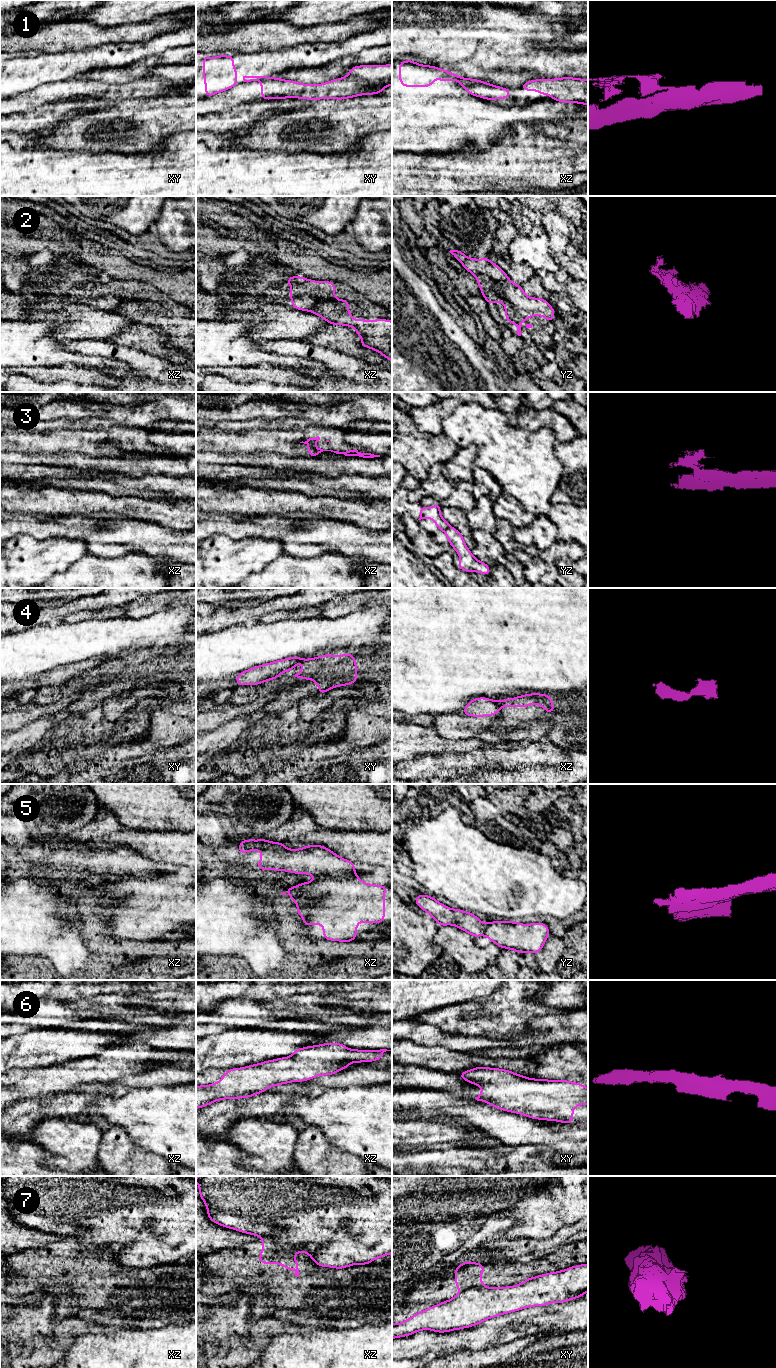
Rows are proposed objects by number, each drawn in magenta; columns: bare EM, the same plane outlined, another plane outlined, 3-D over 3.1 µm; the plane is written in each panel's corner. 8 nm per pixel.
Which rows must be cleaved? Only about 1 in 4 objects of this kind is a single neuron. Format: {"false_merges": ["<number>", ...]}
{"false_merges": ["1", "2", "3", "4", "5", "7"]}

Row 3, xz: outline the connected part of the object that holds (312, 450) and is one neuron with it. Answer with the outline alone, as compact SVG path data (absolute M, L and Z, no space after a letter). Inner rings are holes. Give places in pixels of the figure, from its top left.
M308 445L308 457L318 456L323 451L331 451L331 452L334 452L336 454L344 454L345 456L359 456L359 457L363 457L363 458L380 457L380 455L374 455L371 453L363 453L361 450L357 451L356 449L349 450L346 452L339 452L339 451L333 451L333 450L320 450L319 448L316 448L315 446Z

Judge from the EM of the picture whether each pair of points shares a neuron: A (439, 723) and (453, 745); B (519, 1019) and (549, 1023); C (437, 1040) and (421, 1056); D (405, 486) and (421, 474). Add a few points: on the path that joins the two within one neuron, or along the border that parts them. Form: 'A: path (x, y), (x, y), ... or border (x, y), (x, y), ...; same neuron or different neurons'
A: border (433, 728), (443, 737), (452, 739), (472, 738); different neurons
B: border (551, 1014), (532, 1017), (528, 1021), (528, 1028); different neurons
C: border (409, 1040), (417, 1044), (441, 1046); different neurons
D: border (407, 471), (419, 482); different neurons

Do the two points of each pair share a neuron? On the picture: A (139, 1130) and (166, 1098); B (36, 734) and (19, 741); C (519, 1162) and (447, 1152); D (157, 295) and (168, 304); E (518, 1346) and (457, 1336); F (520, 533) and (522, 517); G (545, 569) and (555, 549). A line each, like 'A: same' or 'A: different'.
A: same
B: same
C: same
D: same
E: different
F: different
G: different

